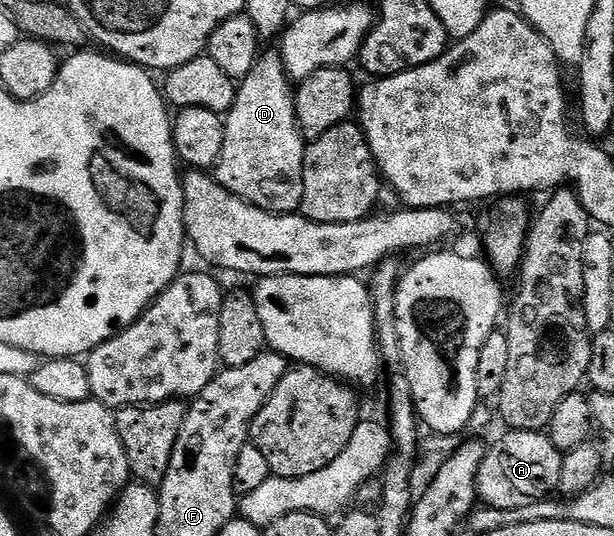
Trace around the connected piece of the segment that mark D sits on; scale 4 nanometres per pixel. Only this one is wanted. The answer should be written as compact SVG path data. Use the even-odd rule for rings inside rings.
M277 50L270 51L267 55L265 52L252 69L252 73L248 73L248 77L237 84L237 89L234 104L230 106L224 119L224 149L220 149L218 164L212 169L214 180L224 185L224 189L228 189L236 197L265 211L297 212L304 197L304 157L308 143L302 138L302 130L296 121L295 88L282 63L281 54Z

